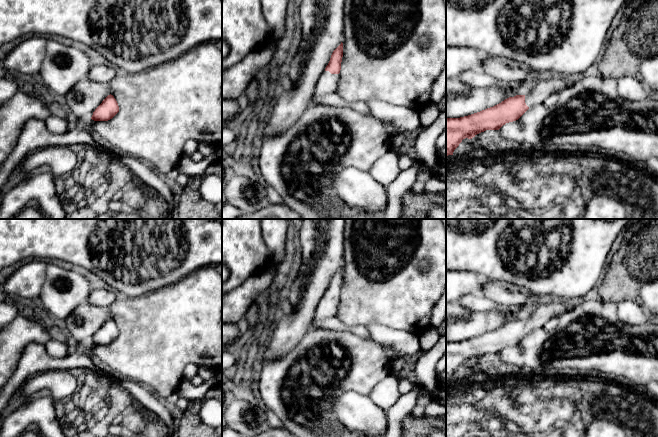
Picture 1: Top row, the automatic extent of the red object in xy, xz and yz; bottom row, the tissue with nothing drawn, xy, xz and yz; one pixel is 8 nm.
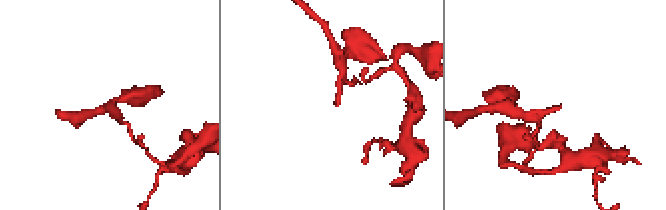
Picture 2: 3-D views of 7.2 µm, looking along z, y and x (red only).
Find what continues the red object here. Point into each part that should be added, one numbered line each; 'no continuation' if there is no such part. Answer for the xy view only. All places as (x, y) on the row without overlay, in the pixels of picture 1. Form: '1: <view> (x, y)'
no continuation

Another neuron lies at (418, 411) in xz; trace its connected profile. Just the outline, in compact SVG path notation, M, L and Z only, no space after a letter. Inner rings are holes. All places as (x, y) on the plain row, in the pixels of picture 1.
M420 386L420 389L422 390L422 395L418 397L417 402L414 406L414 408L410 412L410 416L412 417L423 417L424 414L424 408L427 405L429 401L433 399L433 392L428 390L424 386Z

